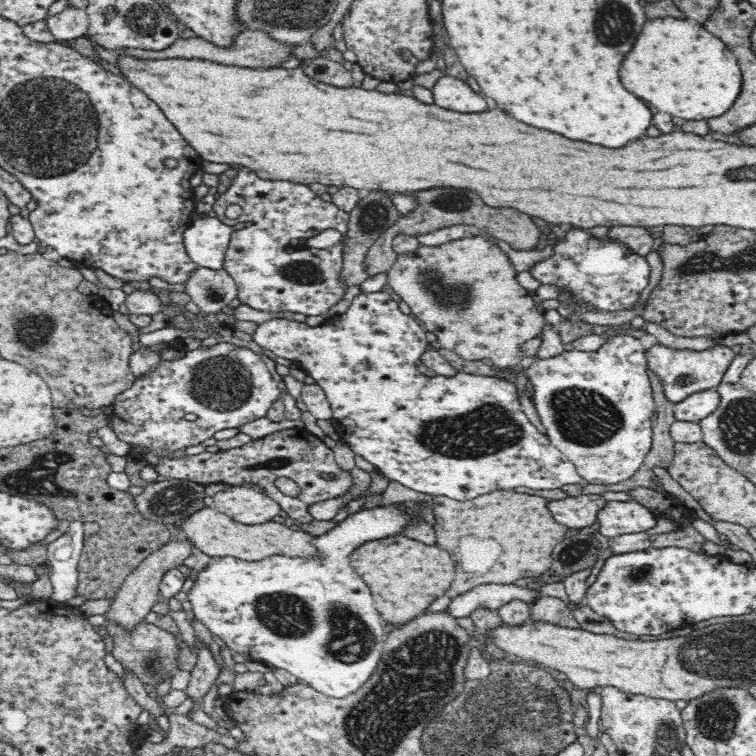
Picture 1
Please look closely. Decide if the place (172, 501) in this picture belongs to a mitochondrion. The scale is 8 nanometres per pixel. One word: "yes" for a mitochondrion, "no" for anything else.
yes

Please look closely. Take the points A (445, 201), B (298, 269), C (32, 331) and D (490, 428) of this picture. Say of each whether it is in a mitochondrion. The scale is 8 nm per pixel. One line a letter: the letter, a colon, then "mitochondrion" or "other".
A: mitochondrion
B: mitochondrion
C: mitochondrion
D: mitochondrion

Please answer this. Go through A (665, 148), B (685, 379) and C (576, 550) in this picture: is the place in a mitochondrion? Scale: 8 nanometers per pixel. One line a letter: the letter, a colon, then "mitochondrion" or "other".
A: other
B: mitochondrion
C: mitochondrion

